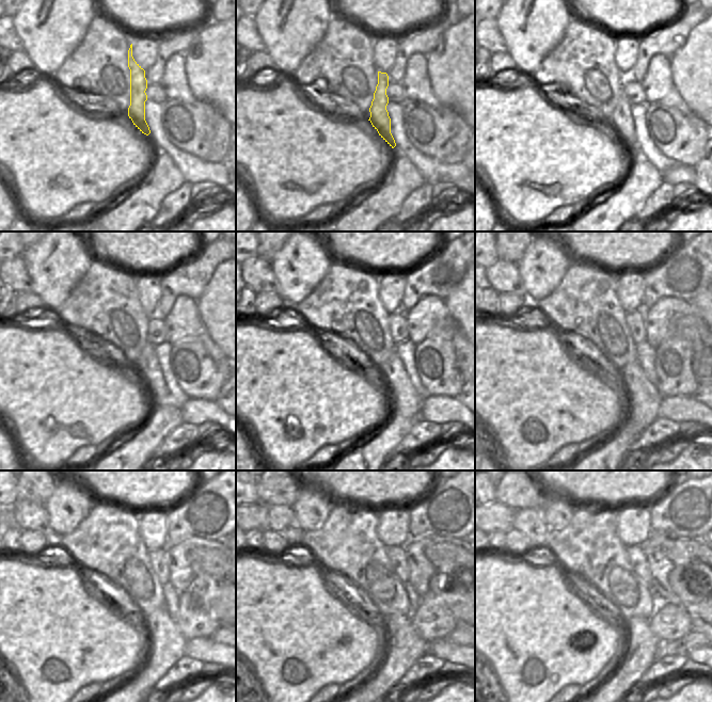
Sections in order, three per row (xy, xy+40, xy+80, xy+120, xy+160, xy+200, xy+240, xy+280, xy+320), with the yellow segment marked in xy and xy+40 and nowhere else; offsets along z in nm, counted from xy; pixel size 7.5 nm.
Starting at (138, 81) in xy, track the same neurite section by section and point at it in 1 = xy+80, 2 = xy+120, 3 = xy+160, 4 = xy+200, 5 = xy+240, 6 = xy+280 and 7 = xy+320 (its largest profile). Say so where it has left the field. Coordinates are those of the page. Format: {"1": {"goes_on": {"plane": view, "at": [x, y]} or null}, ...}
{"1": {"goes_on": {"plane": "xy+80", "at": [622, 123]}}, "2": {"goes_on": {"plane": "xy+120", "at": [147, 365]}}, "3": {"goes_on": {"plane": "xy+160", "at": [405, 401]}}, "4": {"goes_on": {"plane": "xy+200", "at": [644, 399]}}, "5": {"goes_on": {"plane": "xy+240", "at": [171, 641]}}, "6": {"goes_on": {"plane": "xy+280", "at": [384, 680]}}, "7": {"goes_on": {"plane": "xy+320", "at": [622, 681]}}}

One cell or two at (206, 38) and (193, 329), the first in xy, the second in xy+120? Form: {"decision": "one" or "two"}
{"decision": "two"}

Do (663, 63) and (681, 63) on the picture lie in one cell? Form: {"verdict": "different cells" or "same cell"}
{"verdict": "different cells"}

